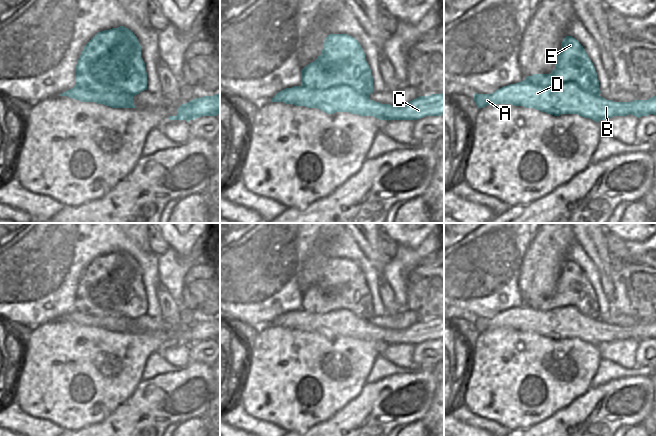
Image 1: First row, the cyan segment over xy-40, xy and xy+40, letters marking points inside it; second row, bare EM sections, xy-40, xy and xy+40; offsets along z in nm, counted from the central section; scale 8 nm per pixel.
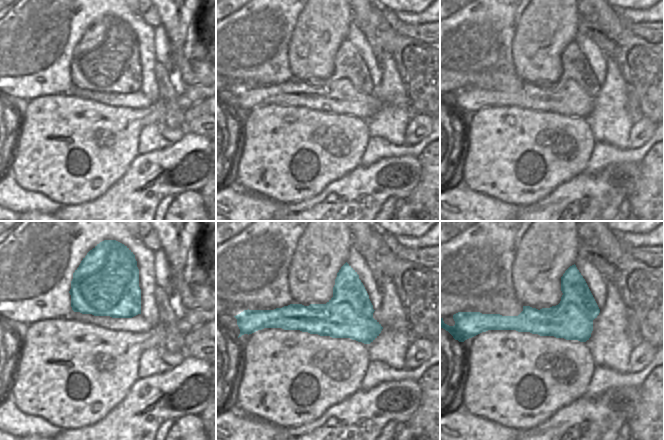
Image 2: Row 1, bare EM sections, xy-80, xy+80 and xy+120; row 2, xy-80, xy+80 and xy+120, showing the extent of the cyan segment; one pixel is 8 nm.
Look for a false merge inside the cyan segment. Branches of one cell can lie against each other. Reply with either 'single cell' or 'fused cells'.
fused cells

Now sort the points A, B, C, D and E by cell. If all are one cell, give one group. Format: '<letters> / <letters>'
A B C D / E

